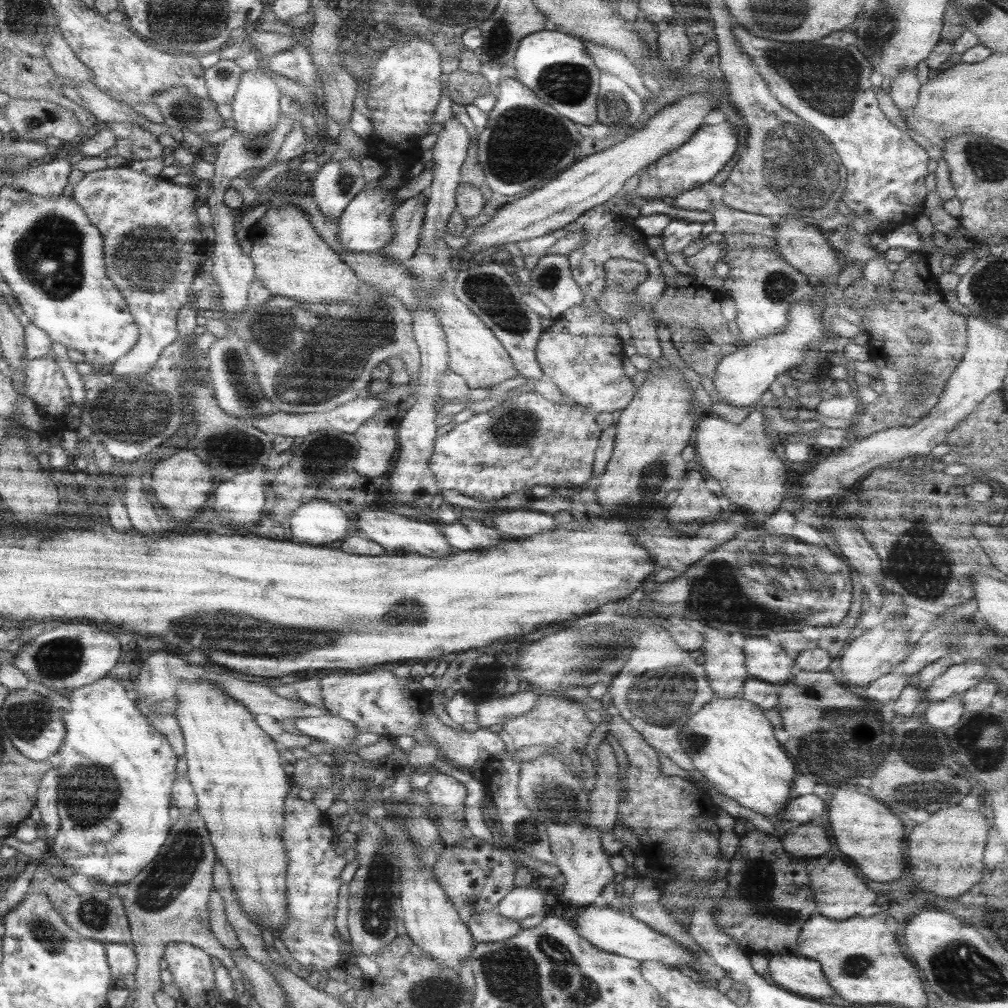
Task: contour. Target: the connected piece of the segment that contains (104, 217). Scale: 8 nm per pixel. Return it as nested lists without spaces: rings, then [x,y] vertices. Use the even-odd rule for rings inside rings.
[[[128,165],[86,173],[74,186],[73,199],[103,236],[107,277],[123,294],[133,321],[138,326],[138,341],[134,349],[118,359],[110,369],[116,376],[148,373],[158,363],[162,351],[176,341],[178,314],[184,306],[193,303],[191,288],[197,276],[200,256],[213,248],[212,241],[206,242],[202,238],[196,212],[198,196],[194,186],[178,185],[169,178],[139,173]]]

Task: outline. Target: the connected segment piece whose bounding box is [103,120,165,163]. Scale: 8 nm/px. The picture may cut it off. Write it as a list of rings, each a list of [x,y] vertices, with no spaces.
[[[129,120],[110,121],[103,127],[114,132],[116,137],[116,152],[128,160],[148,160],[148,158],[163,157],[164,146],[152,132]]]

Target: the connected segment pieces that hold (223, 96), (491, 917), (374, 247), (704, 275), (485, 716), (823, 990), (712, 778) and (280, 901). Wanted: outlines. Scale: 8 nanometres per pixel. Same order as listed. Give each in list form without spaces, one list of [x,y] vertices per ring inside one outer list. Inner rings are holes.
[[[220,59],[204,69],[209,100],[215,105],[231,104],[243,70],[232,59]]]
[[[497,906],[492,910],[483,910],[471,916],[467,922],[470,934],[478,943],[502,942],[521,931],[520,923],[498,914]]]
[[[380,187],[360,191],[348,203],[341,217],[337,220],[339,224],[337,237],[338,242],[341,242],[341,247],[354,254],[381,252],[393,237],[394,229],[391,218],[400,204],[402,201],[398,201],[394,193],[386,193]]]
[[[720,244],[706,246],[698,253],[686,257],[687,265],[695,268],[692,275],[692,282],[702,286],[702,284],[722,284],[722,280],[718,280],[715,275],[715,264],[721,260],[724,251]]]
[[[524,692],[512,694],[512,696],[502,695],[498,698],[488,699],[477,704],[476,724],[480,729],[488,728],[492,724],[504,724],[507,720],[530,710],[536,702],[536,692]]]
[[[771,955],[768,976],[784,990],[810,996],[826,998],[835,992],[825,979],[818,961],[794,955]]]
[[[741,696],[714,697],[710,704],[706,703],[702,709],[685,720],[683,727],[677,732],[677,737],[684,752],[693,760],[693,767],[702,772],[704,778],[708,778],[708,782],[712,782],[720,794],[736,800],[743,810],[778,818],[778,810],[782,810],[788,802],[792,778],[797,772],[789,754],[773,732],[774,727],[766,718],[764,711],[753,702],[744,700]]]
[[[182,681],[177,688],[174,715],[185,740],[183,756],[188,766],[188,780],[198,798],[197,810],[206,822],[217,860],[228,870],[234,898],[238,898],[239,905],[250,918],[261,916],[261,921],[272,929],[274,936],[279,936],[285,925],[288,865],[280,830],[285,822],[284,798],[292,789],[292,780],[284,771],[278,744],[252,719],[253,714],[241,702],[218,690],[218,685],[210,681]]]

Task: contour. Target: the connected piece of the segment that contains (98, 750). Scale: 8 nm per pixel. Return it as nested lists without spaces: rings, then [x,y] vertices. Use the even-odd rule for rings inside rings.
[[[106,675],[106,678],[93,682],[90,686],[81,686],[77,689],[64,690],[62,693],[68,698],[70,704],[61,709],[63,721],[66,727],[63,745],[54,755],[54,763],[57,765],[58,774],[62,775],[60,786],[58,786],[58,805],[57,812],[60,818],[58,835],[54,836],[49,844],[49,853],[55,857],[59,864],[72,866],[74,874],[81,874],[94,882],[111,886],[120,886],[132,881],[146,865],[149,865],[162,849],[166,838],[172,829],[173,820],[168,814],[170,810],[170,800],[172,800],[172,785],[176,780],[177,754],[172,750],[168,739],[160,734],[149,721],[149,717],[137,705],[135,700],[128,698],[127,689],[129,684],[122,684],[121,680],[114,680]]]

